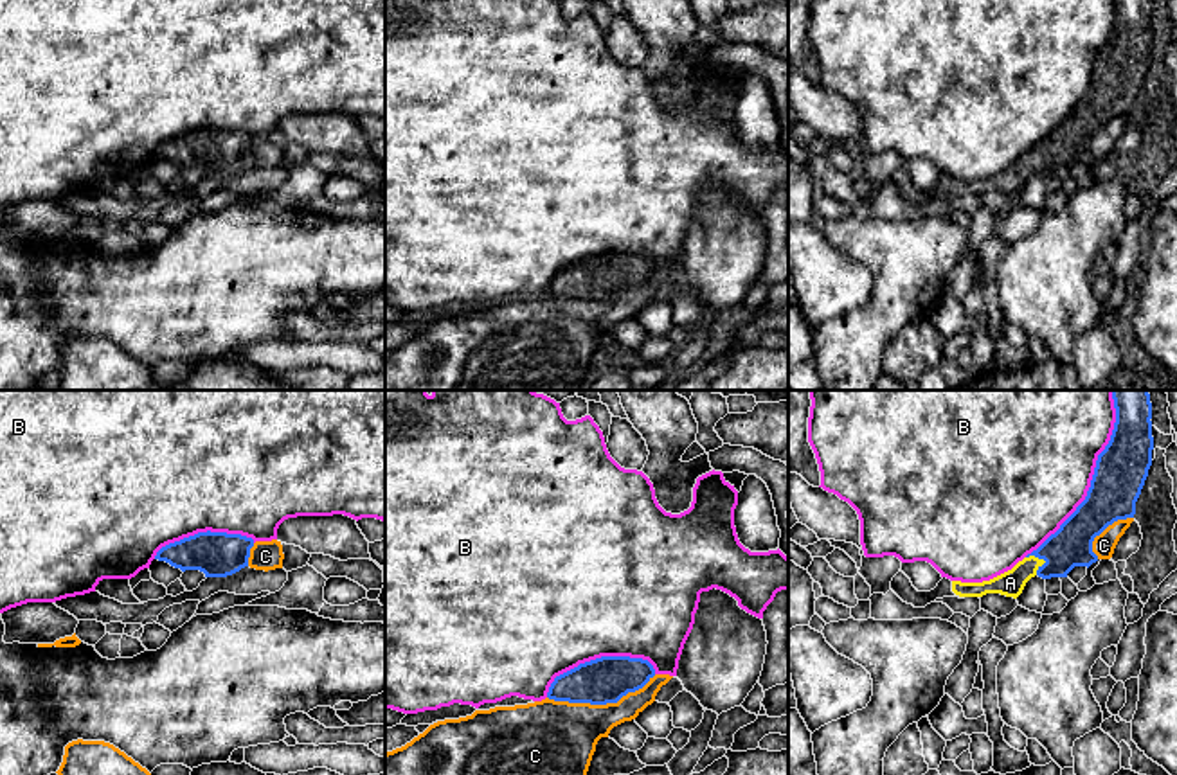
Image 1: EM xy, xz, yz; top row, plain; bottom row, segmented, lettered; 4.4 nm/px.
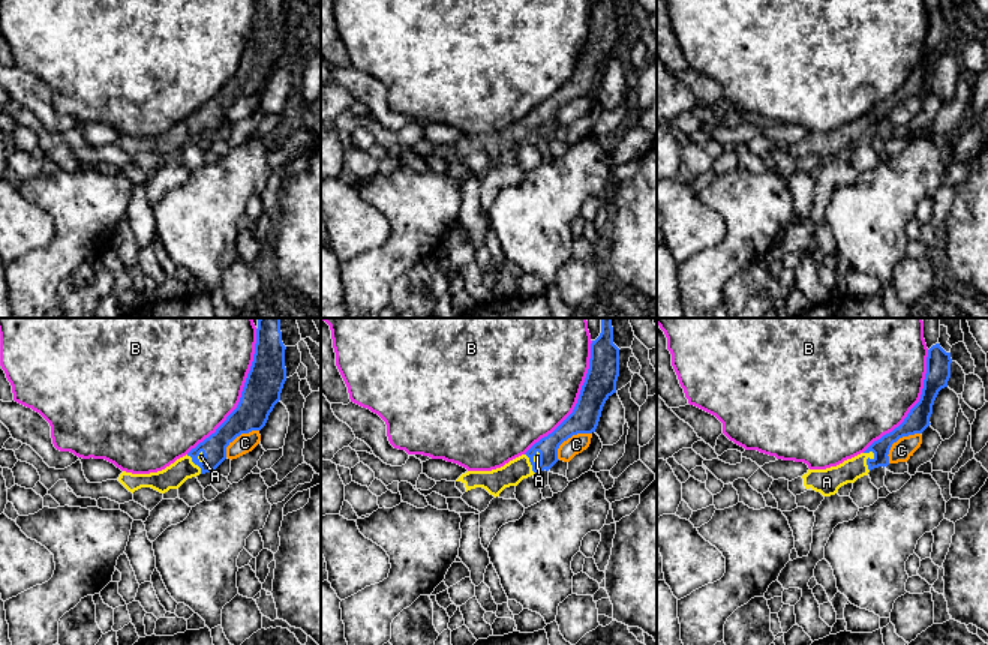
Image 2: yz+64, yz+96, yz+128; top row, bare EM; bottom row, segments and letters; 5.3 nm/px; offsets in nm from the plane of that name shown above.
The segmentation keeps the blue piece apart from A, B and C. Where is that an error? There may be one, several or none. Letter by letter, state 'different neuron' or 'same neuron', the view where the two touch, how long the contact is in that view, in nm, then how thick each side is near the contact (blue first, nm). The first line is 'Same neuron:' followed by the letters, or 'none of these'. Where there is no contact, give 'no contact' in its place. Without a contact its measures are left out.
Same neuron: A
A: same neuron | yz | 100 nm | 190/120 nm
B: different neuron | yz | 800 nm | 240/500 nm
C: different neuron | xz | 500 nm | 200/340 nm

